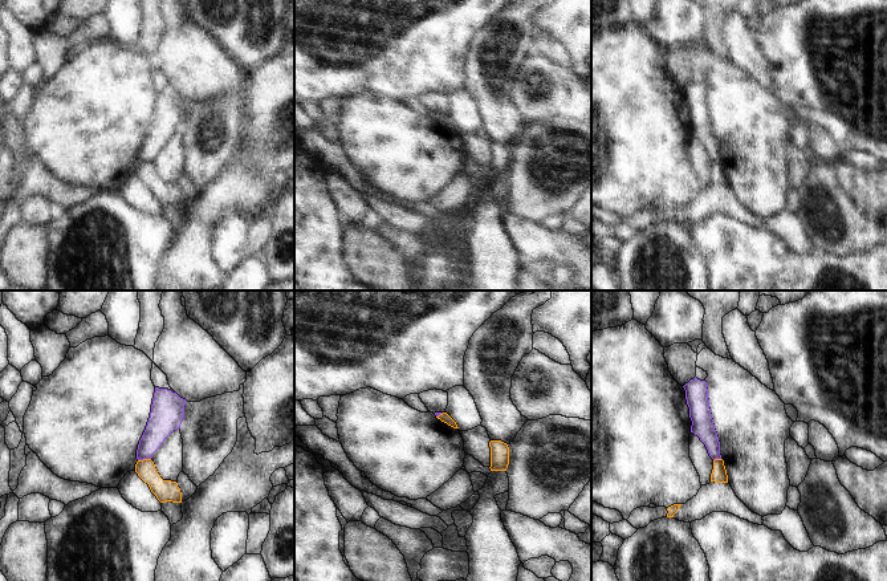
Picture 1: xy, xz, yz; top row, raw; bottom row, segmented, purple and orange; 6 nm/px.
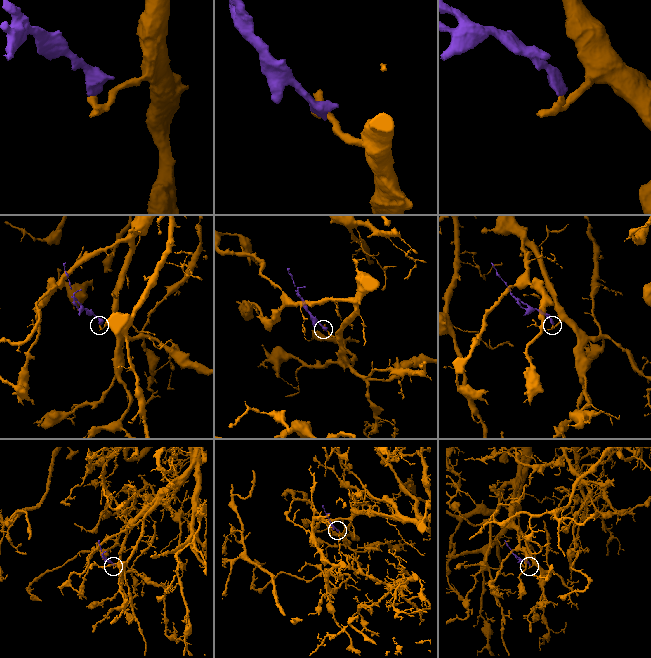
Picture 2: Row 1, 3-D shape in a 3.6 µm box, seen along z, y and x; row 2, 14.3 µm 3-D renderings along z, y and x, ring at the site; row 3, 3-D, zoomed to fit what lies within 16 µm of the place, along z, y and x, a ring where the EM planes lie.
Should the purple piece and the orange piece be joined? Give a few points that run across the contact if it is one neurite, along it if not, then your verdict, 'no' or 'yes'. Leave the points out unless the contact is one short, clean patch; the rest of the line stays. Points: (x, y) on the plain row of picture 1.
no

